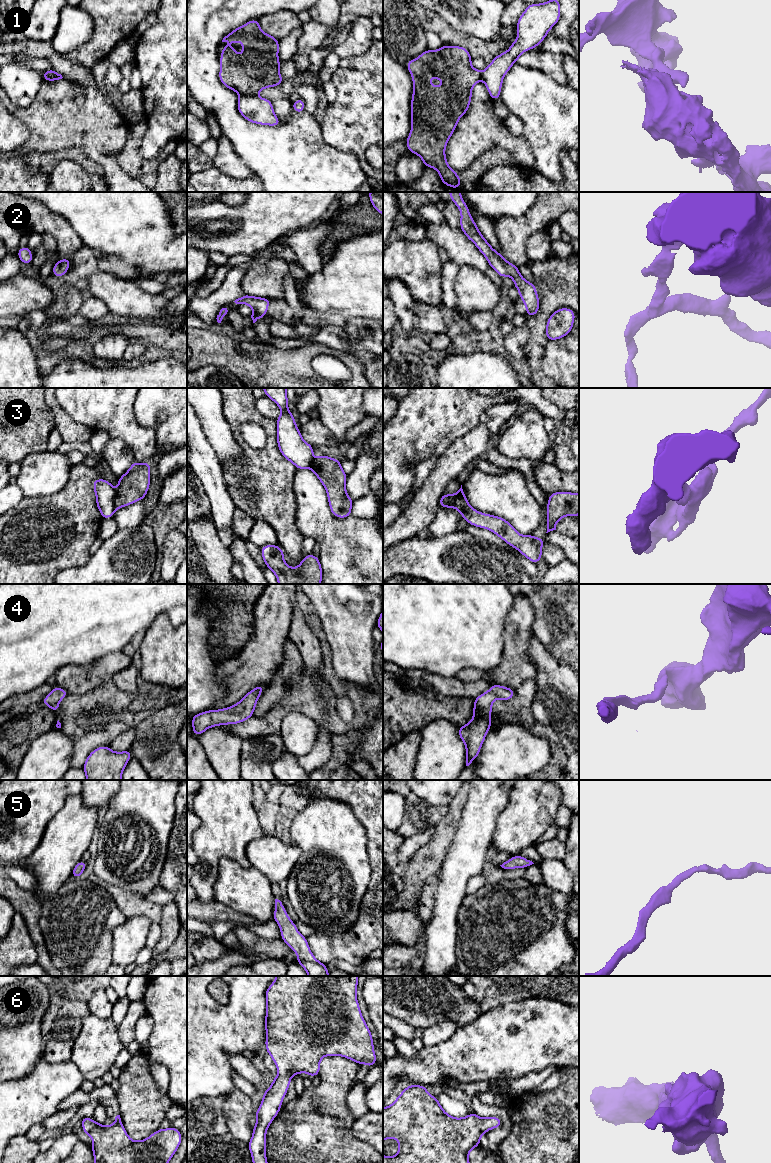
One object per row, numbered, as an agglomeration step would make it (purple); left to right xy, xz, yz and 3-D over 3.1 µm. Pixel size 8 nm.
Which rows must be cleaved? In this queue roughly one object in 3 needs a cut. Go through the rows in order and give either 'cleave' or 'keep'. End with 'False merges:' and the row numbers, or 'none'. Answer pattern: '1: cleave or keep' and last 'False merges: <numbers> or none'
1: cleave
2: keep
3: cleave
4: keep
5: keep
6: keep
False merges: 1, 3

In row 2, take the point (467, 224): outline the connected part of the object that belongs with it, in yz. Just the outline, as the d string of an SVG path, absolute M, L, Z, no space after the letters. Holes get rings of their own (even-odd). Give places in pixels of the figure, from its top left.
M449 192L449 196L451 201L456 204L461 213L461 230L485 256L489 263L489 267L492 267L501 278L505 277L506 275L512 278L514 281L514 286L519 291L519 298L521 298L524 302L527 312L526 315L536 315L539 311L540 302L535 283L530 283L525 280L521 276L518 267L507 261L499 252L495 251L491 247L491 245L483 237L476 226L475 221L469 212L467 204L461 197L461 192Z

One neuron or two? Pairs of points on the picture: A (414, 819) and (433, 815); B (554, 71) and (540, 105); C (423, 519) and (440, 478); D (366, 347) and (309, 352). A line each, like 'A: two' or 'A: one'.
A: one
B: two
C: one
D: two

